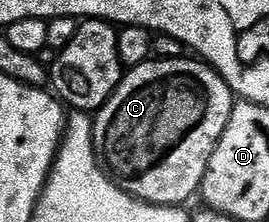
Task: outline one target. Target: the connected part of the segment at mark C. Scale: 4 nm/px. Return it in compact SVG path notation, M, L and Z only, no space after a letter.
M150 59L122 76L109 102L93 117L93 150L106 173L125 193L149 205L184 206L198 196L207 163L231 119L235 94L216 69L201 59Z

